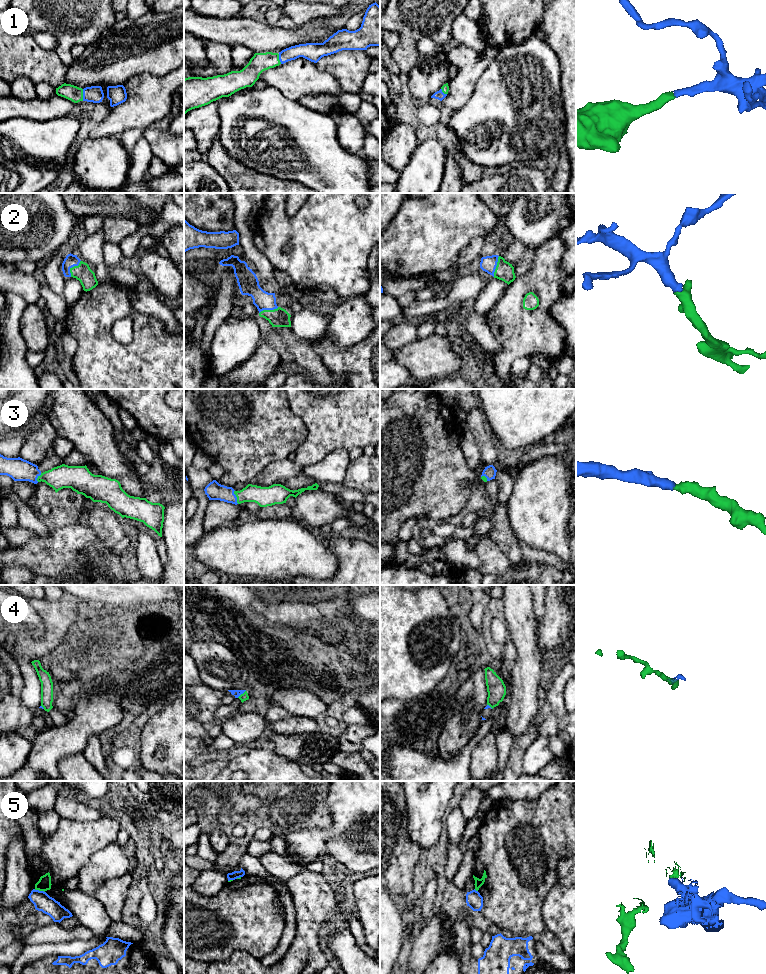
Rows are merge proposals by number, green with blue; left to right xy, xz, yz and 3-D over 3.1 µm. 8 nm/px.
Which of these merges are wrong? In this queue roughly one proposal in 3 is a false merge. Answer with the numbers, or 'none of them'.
4, 5

